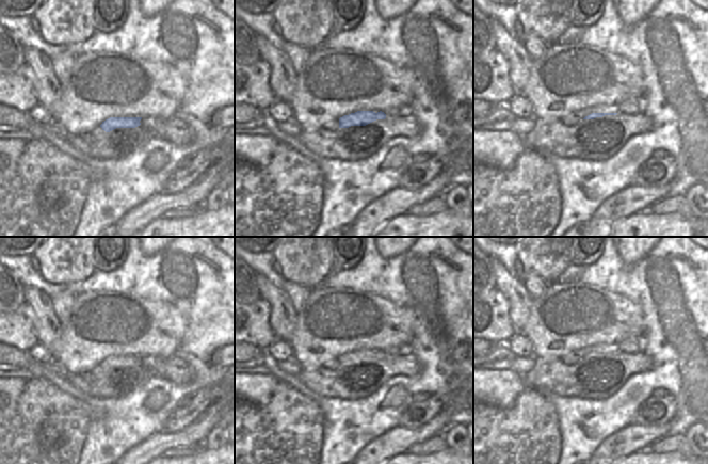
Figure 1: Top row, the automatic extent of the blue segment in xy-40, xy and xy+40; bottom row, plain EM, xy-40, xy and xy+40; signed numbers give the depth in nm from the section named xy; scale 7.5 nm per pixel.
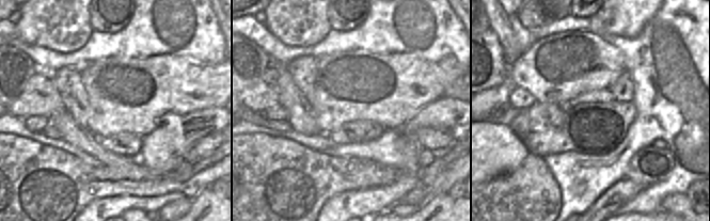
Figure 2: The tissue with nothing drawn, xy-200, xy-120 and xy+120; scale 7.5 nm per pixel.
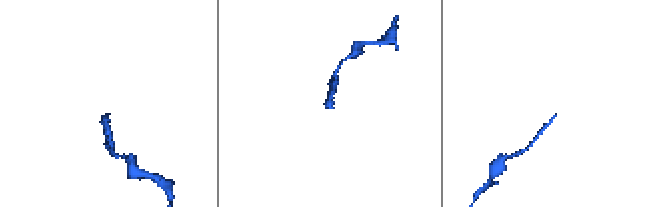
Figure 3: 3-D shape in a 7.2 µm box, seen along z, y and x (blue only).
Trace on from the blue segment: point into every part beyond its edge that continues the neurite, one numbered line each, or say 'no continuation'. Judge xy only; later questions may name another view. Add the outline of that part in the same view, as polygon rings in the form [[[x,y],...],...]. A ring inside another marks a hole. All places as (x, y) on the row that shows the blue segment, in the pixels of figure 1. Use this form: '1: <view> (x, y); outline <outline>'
1: xy (334, 125); outline [[[334,119],[333,122],[331,122],[329,124],[327,124],[325,126],[325,128],[329,129],[329,130],[336,130],[339,128],[339,119]]]

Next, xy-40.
no continuation

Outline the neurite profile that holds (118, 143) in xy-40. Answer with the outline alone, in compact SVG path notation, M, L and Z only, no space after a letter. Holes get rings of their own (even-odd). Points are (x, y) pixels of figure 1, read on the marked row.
M177 115L170 119L143 117L135 128L116 128L106 132L100 126L86 134L70 134L70 144L82 154L97 160L125 158L152 137L176 145L192 142L192 129Z

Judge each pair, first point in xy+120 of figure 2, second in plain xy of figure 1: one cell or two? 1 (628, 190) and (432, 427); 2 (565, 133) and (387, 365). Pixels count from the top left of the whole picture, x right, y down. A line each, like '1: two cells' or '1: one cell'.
1: one cell
2: one cell

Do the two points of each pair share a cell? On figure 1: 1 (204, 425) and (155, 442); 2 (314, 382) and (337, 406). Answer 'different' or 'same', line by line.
1: same
2: different

